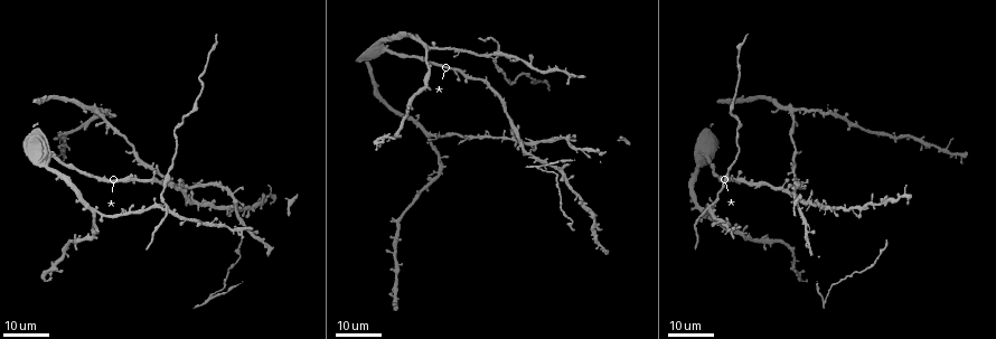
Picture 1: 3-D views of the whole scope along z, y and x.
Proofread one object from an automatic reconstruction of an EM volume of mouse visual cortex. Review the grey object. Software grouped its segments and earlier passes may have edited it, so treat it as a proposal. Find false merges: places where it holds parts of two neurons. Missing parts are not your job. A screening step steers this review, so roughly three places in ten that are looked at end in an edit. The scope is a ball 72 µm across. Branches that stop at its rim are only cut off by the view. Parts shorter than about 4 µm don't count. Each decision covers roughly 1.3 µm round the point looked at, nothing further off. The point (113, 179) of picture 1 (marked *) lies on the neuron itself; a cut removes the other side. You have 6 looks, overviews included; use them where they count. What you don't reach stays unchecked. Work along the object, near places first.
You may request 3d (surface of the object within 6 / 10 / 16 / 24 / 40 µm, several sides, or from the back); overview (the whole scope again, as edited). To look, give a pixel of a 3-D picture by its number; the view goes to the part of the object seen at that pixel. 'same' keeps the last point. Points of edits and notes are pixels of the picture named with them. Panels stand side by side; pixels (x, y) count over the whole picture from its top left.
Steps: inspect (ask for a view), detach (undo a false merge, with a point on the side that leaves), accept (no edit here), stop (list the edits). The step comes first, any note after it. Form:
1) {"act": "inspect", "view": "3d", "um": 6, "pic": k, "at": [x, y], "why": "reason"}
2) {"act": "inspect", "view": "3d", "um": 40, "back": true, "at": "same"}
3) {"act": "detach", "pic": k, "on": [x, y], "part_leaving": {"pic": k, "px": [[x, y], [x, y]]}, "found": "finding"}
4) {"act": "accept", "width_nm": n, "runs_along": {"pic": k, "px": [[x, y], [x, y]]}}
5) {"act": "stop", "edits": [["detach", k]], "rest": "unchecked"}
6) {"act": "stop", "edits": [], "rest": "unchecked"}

{"act": "inspect", "view": "3d", "um": 16, "pic": 1, "at": [709, 206], "why": "three-way junction"}

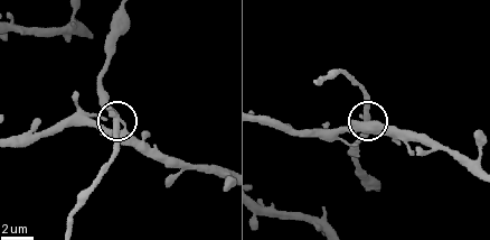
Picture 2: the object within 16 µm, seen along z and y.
{"act": "inspect", "view": "3d", "um": 6, "pic": 2, "at": [366, 117], "why": "closer look"}

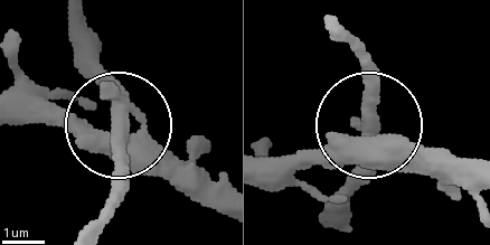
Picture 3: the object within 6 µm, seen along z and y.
{"act": "accept", "runs_along": {"pic": 3, "px": [[18, 122], [114, 125], [114, 204]]}, "found": "continuous, no second neuron"}

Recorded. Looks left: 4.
{"act": "inspect", "view": "3d", "um": 16, "pic": 1, "at": [782, 183], "why": "a narrow waist"}

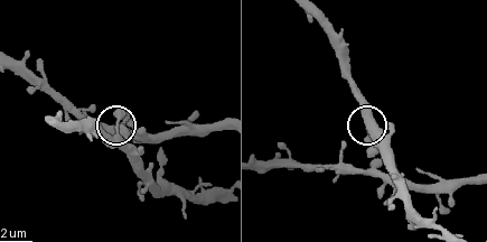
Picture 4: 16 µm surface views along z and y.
{"act": "inspect", "view": "3d", "um": 10, "pic": 4, "at": [116, 126]}

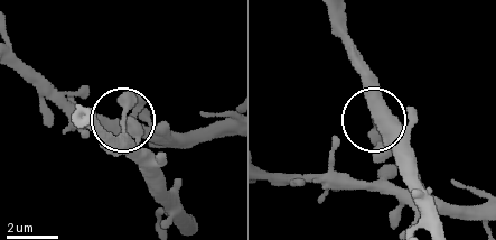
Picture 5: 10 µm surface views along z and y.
{"act": "inspect", "view": "3d", "um": 10, "back": true, "pic": 5, "at": [124, 121]}

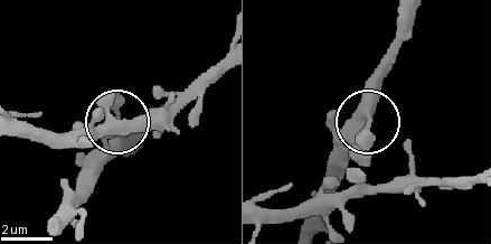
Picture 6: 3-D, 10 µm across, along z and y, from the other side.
{"act": "accept", "arms": 3, "runs_along": {"pic": 6, "px": [[414, 16], [409, 35], [374, 93], [360, 180]]}, "found": "all the same neuron"}

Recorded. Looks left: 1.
{"act": "stop", "edits": [], "rest": "unchecked"}

